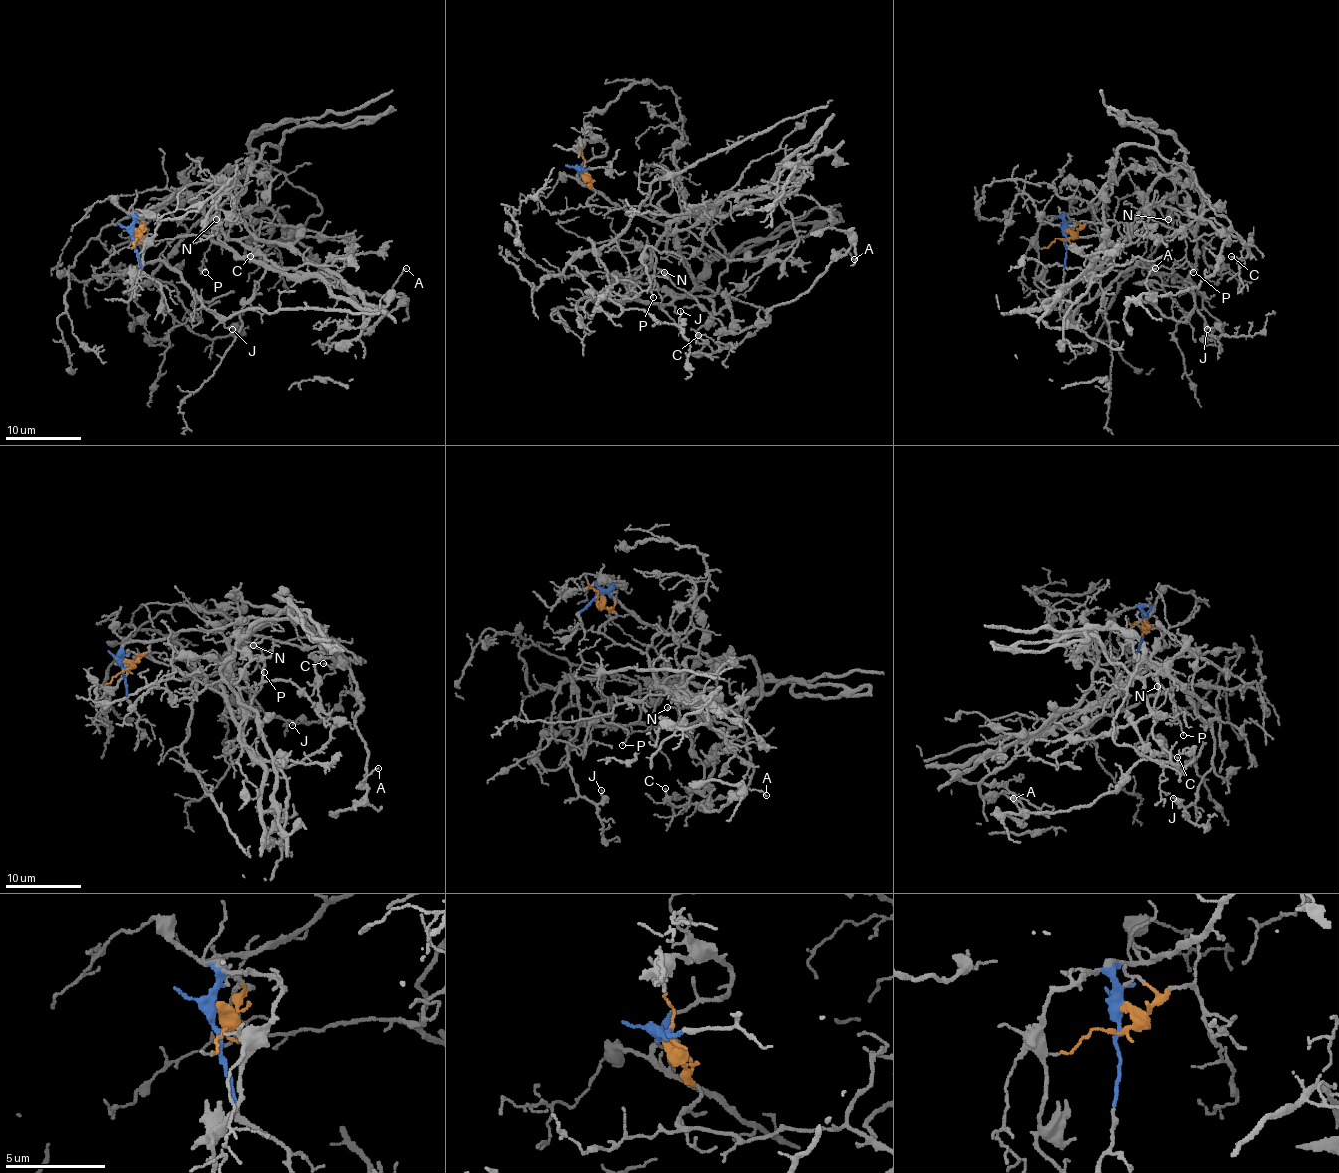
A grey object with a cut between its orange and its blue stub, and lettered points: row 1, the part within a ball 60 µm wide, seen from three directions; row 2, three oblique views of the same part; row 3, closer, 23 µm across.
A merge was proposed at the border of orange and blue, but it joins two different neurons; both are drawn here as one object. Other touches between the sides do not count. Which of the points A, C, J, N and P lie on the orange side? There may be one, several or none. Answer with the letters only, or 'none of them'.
C, N, P

